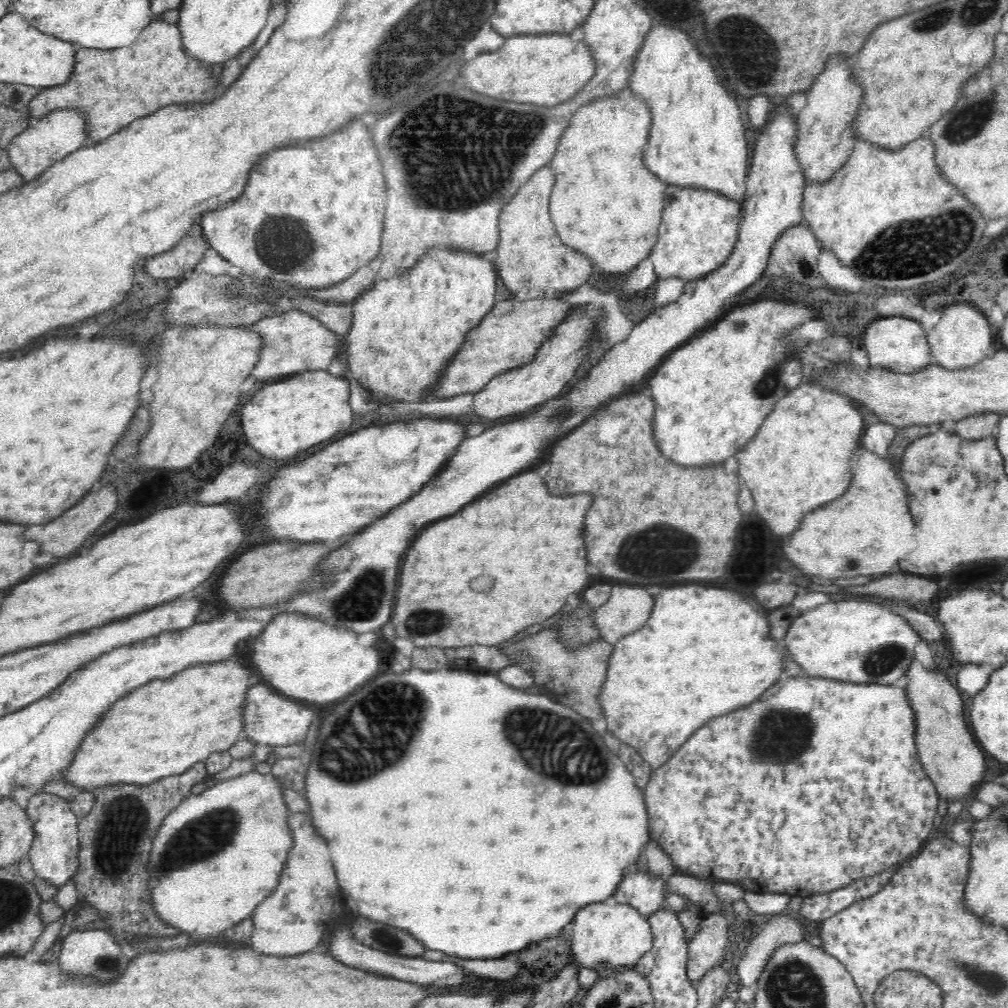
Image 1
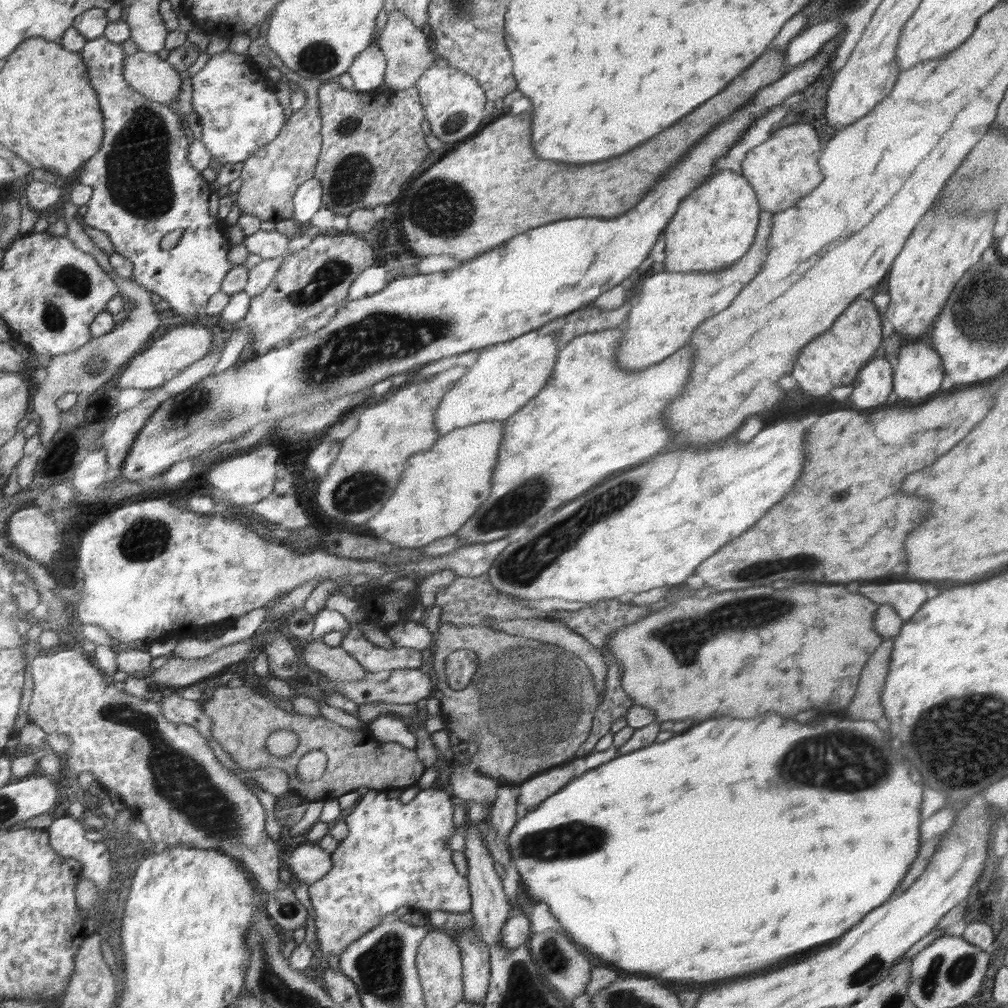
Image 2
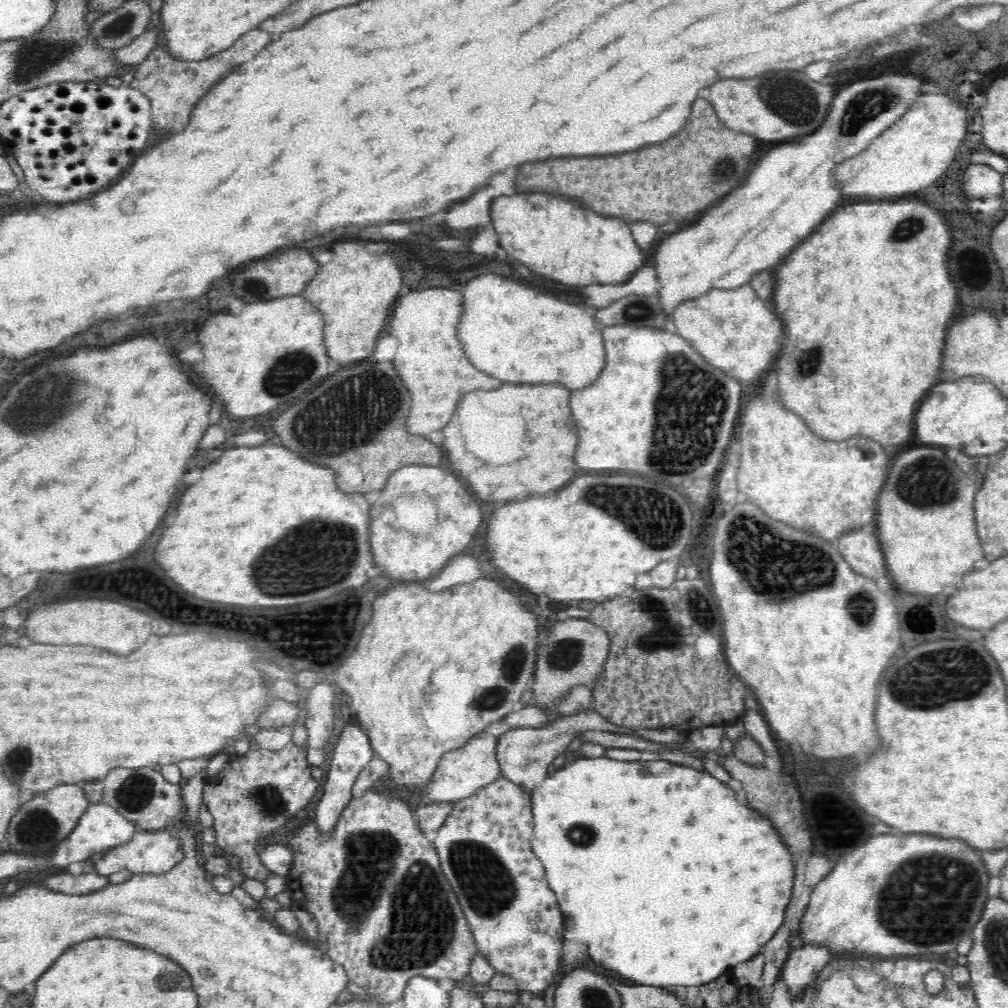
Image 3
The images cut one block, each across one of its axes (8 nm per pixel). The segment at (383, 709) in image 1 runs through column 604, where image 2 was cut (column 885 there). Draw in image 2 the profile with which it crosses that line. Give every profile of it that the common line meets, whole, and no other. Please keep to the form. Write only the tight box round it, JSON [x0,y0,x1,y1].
[506,714,922,982]

